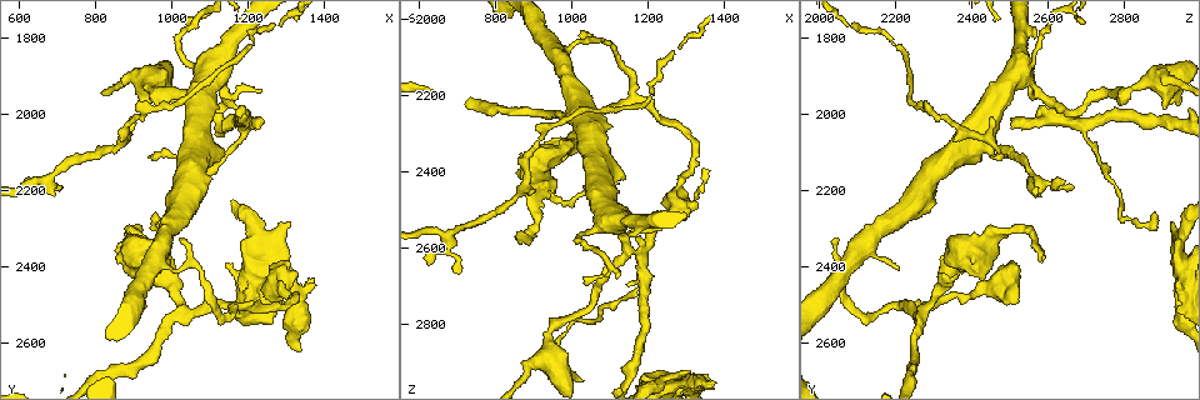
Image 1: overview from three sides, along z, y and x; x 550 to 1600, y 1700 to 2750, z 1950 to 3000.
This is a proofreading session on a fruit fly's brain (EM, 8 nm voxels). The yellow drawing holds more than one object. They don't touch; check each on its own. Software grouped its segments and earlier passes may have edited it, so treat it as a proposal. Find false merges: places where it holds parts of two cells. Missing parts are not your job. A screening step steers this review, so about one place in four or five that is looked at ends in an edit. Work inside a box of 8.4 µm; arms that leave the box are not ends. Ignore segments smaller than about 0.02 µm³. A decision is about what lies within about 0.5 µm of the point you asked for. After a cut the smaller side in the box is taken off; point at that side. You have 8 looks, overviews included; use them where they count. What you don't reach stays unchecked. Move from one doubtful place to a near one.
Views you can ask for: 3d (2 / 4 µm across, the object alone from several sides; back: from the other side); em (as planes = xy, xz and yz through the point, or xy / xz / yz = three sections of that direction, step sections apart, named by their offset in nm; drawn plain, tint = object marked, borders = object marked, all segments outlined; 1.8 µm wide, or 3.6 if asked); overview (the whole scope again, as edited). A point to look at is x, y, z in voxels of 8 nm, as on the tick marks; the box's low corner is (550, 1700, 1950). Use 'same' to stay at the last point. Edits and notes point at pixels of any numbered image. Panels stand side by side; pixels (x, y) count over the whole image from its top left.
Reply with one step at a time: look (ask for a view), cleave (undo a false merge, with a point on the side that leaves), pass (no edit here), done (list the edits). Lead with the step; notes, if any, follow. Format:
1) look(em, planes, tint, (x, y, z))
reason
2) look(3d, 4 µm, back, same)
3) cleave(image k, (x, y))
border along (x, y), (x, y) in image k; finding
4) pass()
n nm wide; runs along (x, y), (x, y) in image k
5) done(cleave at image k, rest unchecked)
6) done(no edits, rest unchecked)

look(em, 3.6 µm, planes, tint, (1275, 2375, 2945))
side arm on a straight run

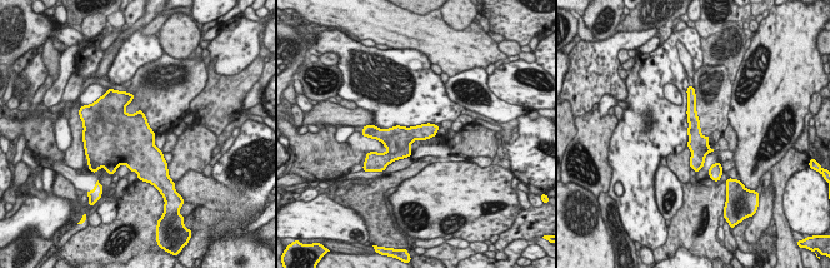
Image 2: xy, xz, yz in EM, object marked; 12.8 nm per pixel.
pass()
240 nm wide; runs along (690, 99), (696, 139), (696, 167) in image 2; all the same cell

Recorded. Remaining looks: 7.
look(em, 3.6 µm, xz, step 4, tint, (1190, 2030, 2685))
branch point

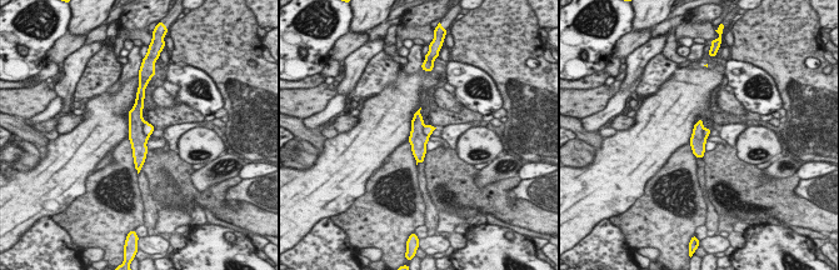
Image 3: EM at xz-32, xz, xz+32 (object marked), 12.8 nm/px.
look(em, 3.6 µm, planes, tint, same)
cut it another way

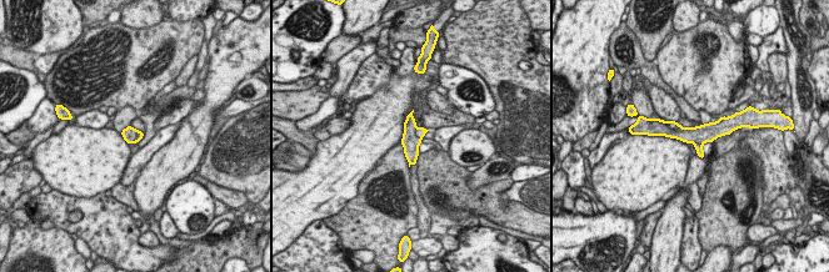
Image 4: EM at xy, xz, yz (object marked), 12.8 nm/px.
cleave(image 4, (655, 126))
border along (664, 121), (673, 129), (679, 127) in image 4; a second cell is stuck on

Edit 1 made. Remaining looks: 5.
look(em, planes, tint, (670, 2180, 2570))
arms part here

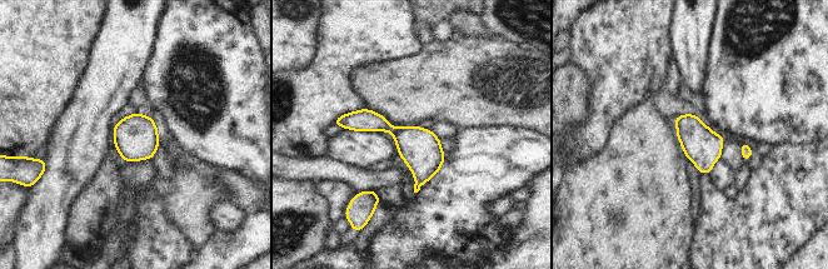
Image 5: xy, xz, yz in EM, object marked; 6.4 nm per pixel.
pass()
all the same cell

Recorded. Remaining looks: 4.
done(cleave at image 4, rest unchecked)

